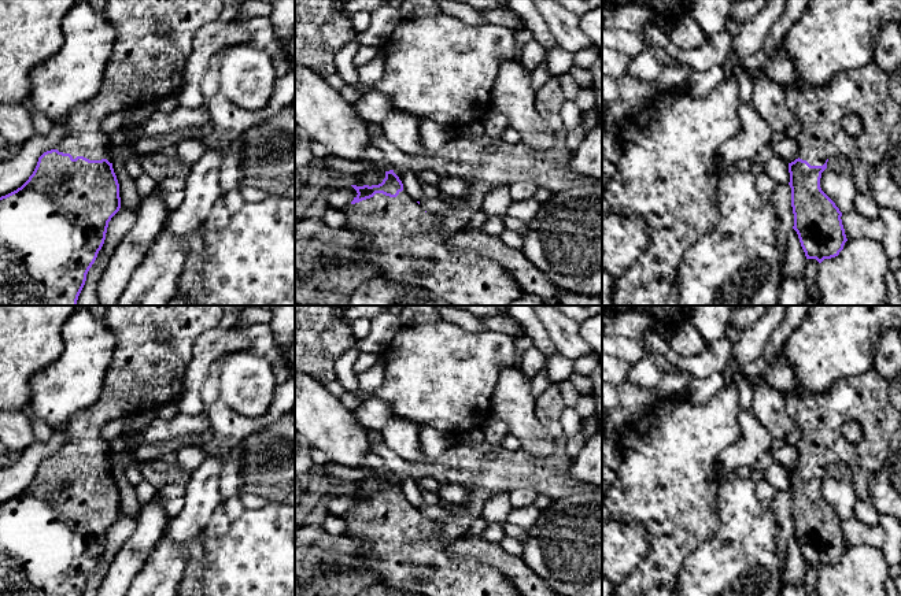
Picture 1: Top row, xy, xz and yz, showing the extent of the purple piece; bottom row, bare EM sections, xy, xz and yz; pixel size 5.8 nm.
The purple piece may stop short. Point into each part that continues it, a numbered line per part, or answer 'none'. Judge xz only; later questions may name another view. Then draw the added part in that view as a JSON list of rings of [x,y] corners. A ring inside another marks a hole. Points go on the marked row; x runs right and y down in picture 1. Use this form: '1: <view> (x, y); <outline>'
1: xz (406, 244); [[[403,190],[396,197],[376,193],[370,199],[351,204],[344,210],[344,214],[348,221],[347,230],[368,240],[363,248],[355,249],[352,253],[357,258],[373,262],[379,275],[431,292],[450,306],[509,306],[514,299],[524,295],[513,275],[495,260],[474,253],[454,252],[450,240],[455,233],[442,230],[439,218],[425,212],[421,204]]]

